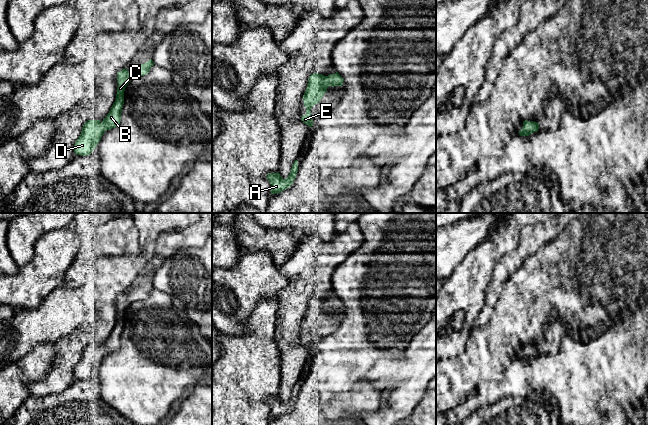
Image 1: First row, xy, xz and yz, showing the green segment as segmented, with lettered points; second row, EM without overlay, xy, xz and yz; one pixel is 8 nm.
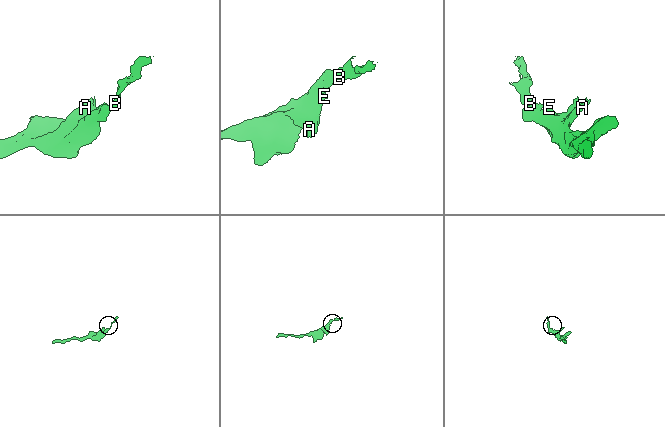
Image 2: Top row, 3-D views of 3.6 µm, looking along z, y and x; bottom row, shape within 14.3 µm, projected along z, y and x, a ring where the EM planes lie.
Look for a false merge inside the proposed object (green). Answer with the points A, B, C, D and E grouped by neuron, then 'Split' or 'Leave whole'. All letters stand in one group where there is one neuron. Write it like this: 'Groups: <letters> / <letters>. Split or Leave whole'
Groups: A B C D E. Leave whole

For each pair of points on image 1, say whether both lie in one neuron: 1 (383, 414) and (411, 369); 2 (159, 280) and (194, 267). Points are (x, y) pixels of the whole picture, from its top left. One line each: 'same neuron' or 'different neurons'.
1: same neuron
2: same neuron

